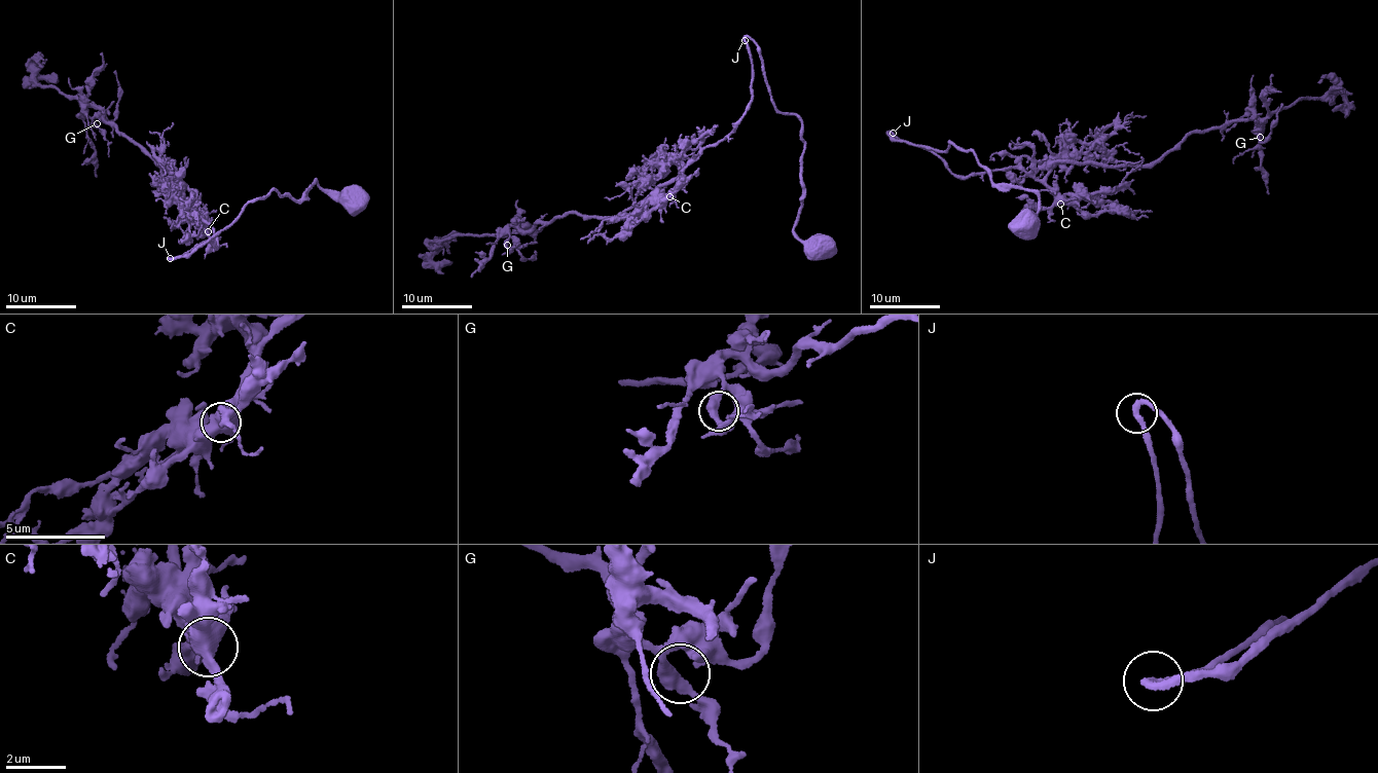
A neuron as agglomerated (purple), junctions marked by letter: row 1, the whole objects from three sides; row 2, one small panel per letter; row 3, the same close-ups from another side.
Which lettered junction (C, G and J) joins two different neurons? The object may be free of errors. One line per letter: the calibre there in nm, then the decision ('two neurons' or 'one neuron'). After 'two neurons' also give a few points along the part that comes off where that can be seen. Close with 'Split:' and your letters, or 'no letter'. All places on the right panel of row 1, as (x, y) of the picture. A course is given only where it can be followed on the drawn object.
C: 600 nm | one neuron
G: 380 nm | one neuron
J: 240 nm | one neuron
Split: no letter

